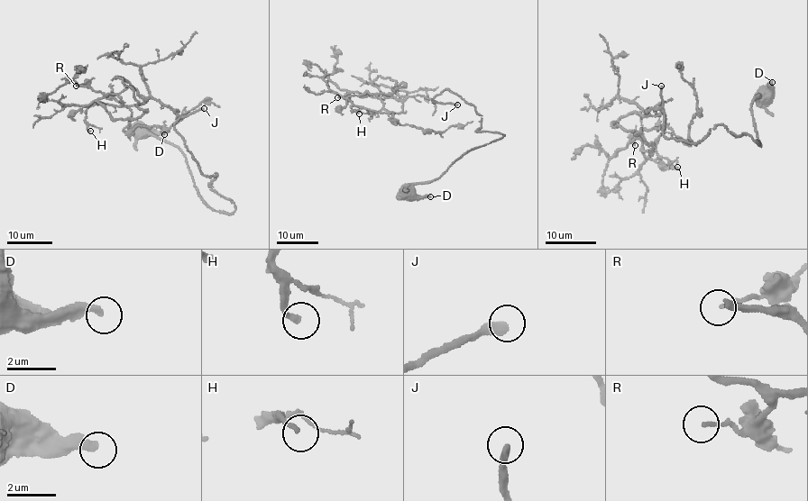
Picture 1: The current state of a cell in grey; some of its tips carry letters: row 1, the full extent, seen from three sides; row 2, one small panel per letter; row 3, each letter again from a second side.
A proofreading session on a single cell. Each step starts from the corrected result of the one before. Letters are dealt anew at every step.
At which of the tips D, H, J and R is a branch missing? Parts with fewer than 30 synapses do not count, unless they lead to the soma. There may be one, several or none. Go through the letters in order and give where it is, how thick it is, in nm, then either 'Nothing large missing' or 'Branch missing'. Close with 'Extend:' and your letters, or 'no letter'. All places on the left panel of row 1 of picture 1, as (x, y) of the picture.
D: Place: (164, 134). Thickness 360 nm. Nothing large missing
H: Place: (90, 131). Thickness 170 nm. Nothing large missing
J: Place: (204, 108). Thickness 360 nm. Branch missing
R: Place: (76, 86). Thickness 130 nm. Nothing large missing
Extend: J

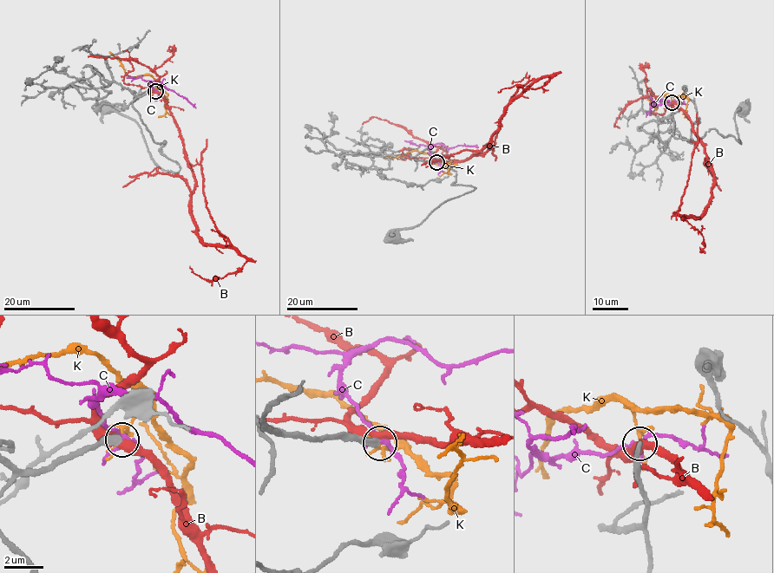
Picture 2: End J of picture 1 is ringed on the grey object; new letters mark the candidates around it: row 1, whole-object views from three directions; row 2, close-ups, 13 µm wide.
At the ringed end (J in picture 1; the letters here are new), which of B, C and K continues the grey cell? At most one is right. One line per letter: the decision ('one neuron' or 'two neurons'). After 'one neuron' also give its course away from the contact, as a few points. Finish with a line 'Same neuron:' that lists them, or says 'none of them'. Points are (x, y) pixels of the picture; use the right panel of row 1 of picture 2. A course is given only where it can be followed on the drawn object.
B: two neurons
C: two neurons
K: two neurons
Same neuron: none of them

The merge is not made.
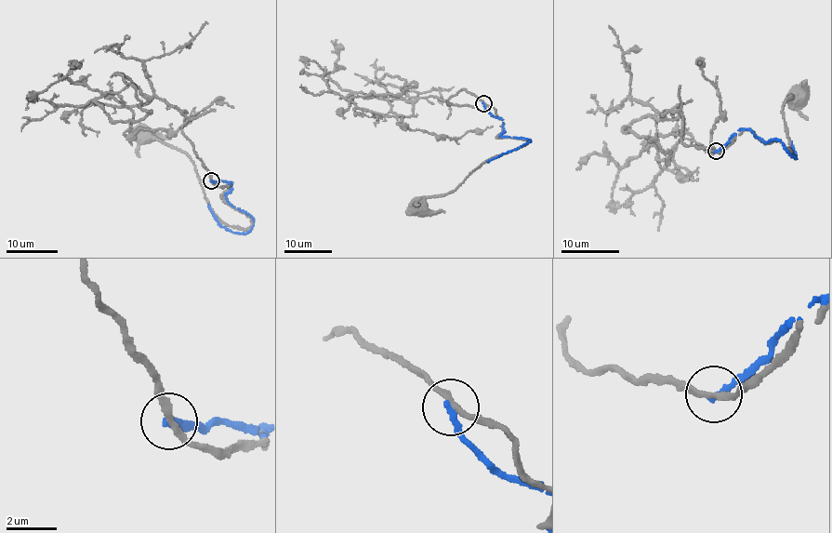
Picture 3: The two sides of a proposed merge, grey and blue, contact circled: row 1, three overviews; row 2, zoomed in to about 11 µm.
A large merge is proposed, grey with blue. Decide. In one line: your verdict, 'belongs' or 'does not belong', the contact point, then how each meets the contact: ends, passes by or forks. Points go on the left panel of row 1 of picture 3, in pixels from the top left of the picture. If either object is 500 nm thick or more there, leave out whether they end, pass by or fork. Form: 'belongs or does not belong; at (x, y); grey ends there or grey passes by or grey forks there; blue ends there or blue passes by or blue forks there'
does not belong; at (211, 180); grey passes by; blue ends there

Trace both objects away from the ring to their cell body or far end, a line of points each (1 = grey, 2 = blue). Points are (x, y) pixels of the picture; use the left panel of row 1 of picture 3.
1: (211, 180), (231, 185), (225, 201), (251, 225), (228, 225), (204, 194), (191, 156), (141, 133)
2: (211, 180), (231, 182), (229, 201), (248, 213), (254, 225), (245, 233), (231, 232), (218, 222), (208, 204)

